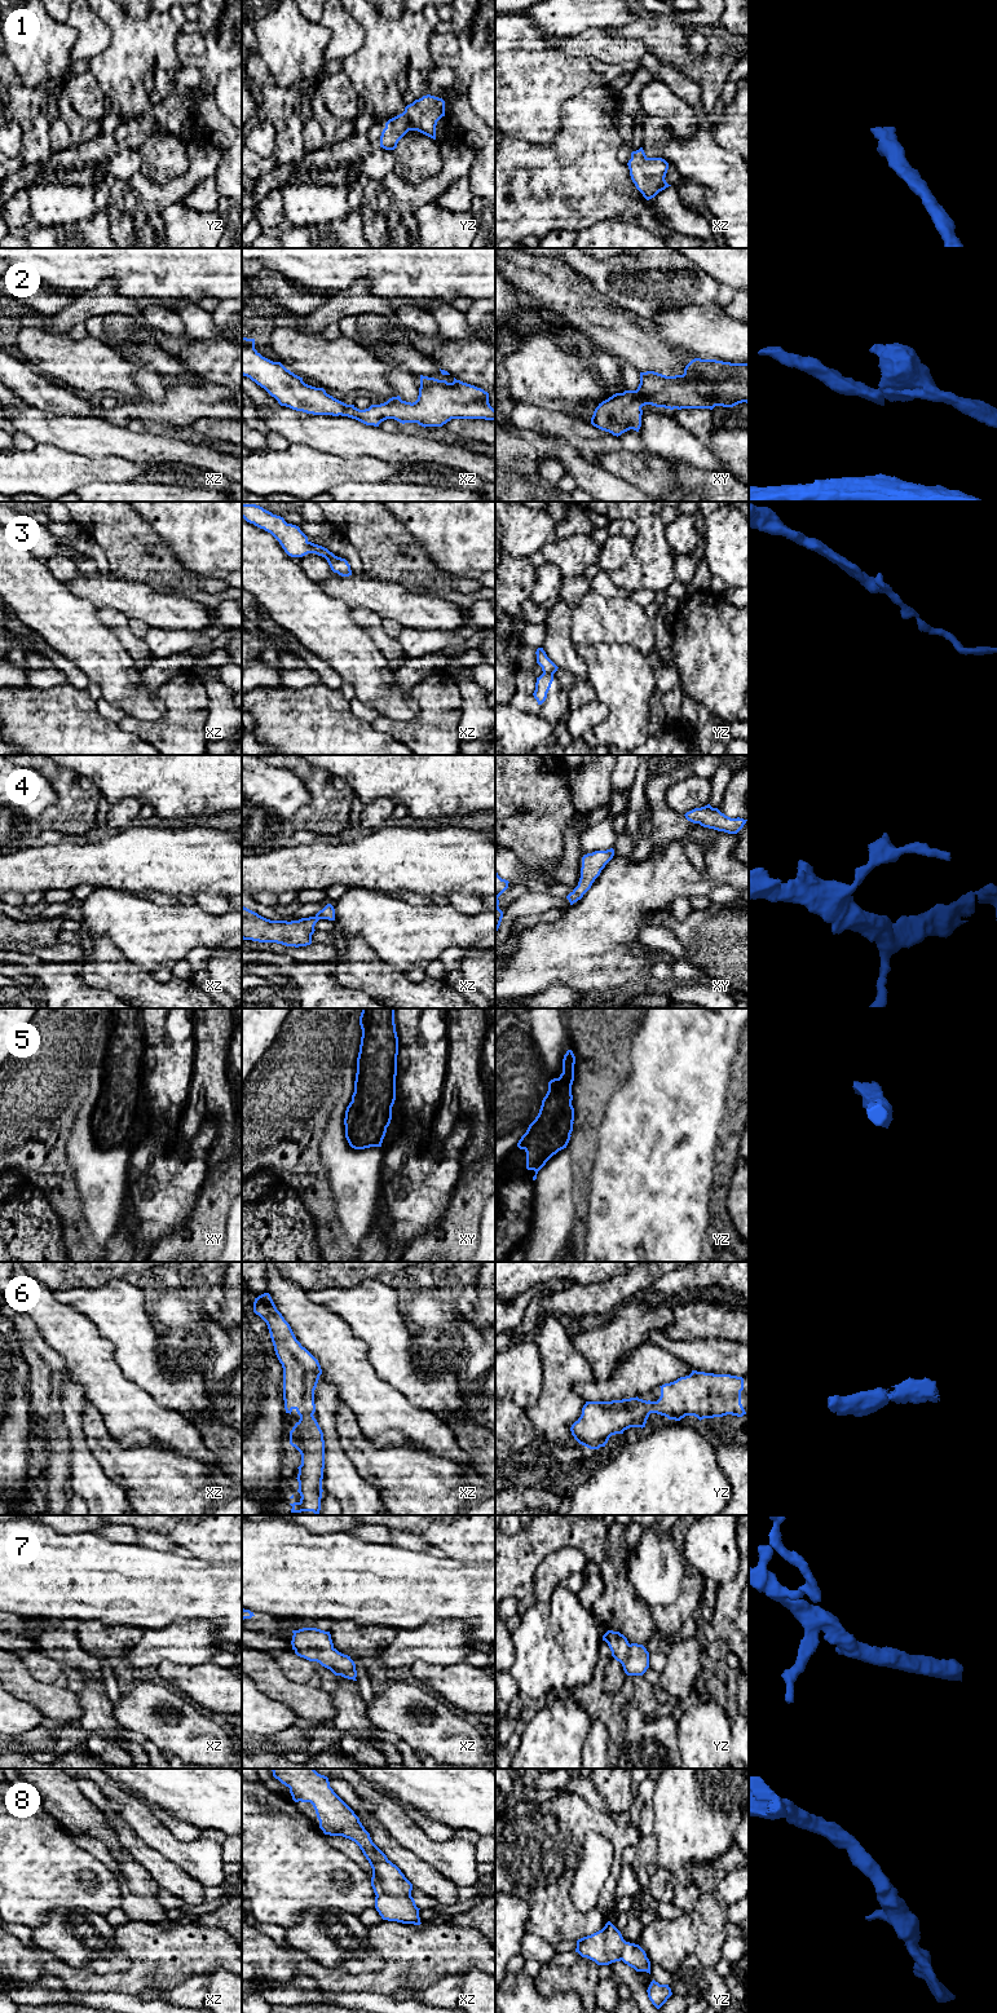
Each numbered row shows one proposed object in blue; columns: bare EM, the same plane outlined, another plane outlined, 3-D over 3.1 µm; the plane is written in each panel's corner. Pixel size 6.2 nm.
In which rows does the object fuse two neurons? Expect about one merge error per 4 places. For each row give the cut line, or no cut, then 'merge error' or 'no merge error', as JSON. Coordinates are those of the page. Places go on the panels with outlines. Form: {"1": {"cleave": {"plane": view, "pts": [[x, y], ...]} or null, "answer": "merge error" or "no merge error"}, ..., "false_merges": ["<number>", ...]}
{"1": {"cleave": null, "answer": "no merge error"}, "2": {"cleave": null, "answer": "no merge error"}, "3": {"cleave": {"plane": "yz", "pts": [[543, 672], [552, 675]]}, "answer": "merge error"}, "4": {"cleave": null, "answer": "no merge error"}, "5": {"cleave": null, "answer": "no merge error"}, "6": {"cleave": null, "answer": "no merge error"}, "7": {"cleave": null, "answer": "no merge error"}, "8": {"cleave": null, "answer": "no merge error"}, "false_merges": ["3"]}

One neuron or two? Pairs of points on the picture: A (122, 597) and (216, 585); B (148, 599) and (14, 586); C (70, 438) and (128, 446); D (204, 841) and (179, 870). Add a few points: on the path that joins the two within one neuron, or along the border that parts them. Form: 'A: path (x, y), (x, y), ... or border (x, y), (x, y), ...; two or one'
A: border (128, 578), (157, 590); two
B: border (65, 583), (74, 594), (85, 597), (96, 609); two
C: path (84, 438), (114, 440); one
D: path (201, 848), (186, 862); one

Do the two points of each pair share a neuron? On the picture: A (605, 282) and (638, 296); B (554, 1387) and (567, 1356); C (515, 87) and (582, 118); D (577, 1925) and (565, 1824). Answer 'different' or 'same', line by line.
A: same
B: same
C: different
D: same

